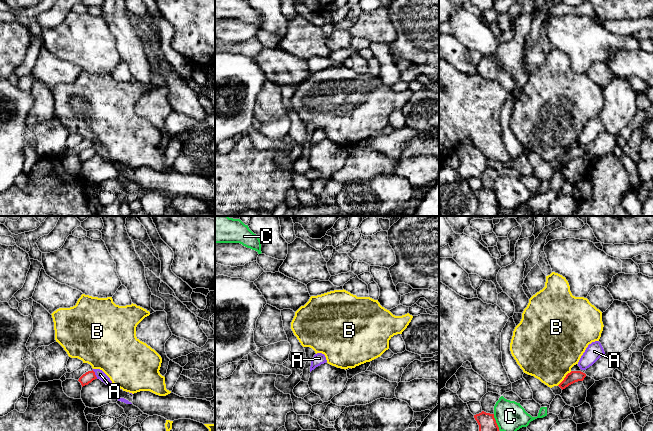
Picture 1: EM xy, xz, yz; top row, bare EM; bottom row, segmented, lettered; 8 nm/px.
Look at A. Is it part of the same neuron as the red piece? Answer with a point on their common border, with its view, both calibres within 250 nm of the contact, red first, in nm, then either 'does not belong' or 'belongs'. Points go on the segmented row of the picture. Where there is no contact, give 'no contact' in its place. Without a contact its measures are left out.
contact xy (94, 374); calibres 90 and 70 nm; does not belong

